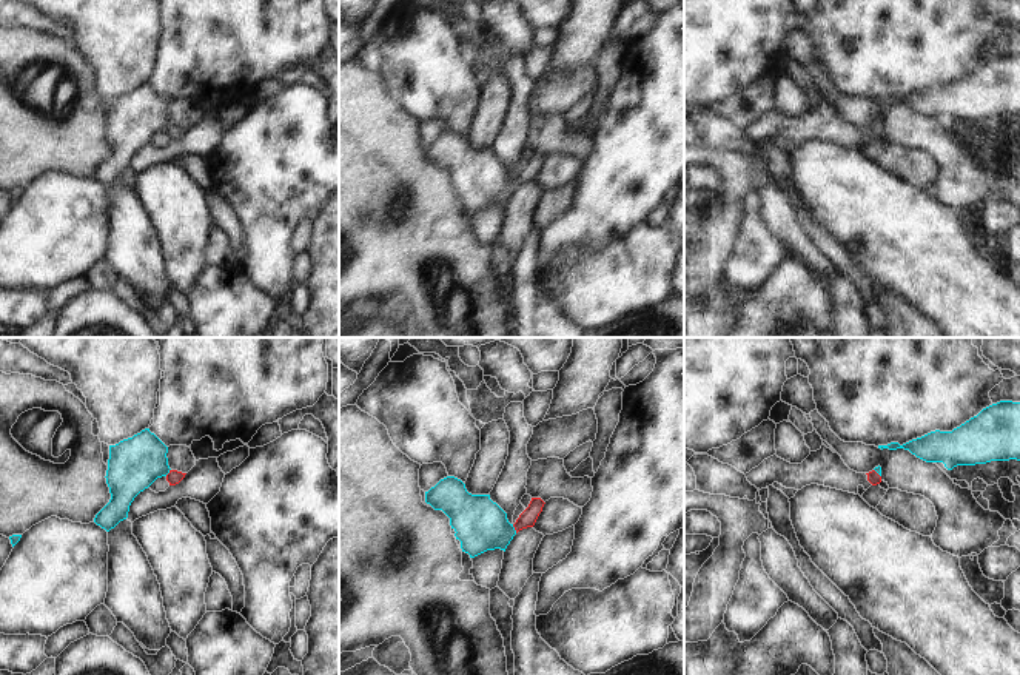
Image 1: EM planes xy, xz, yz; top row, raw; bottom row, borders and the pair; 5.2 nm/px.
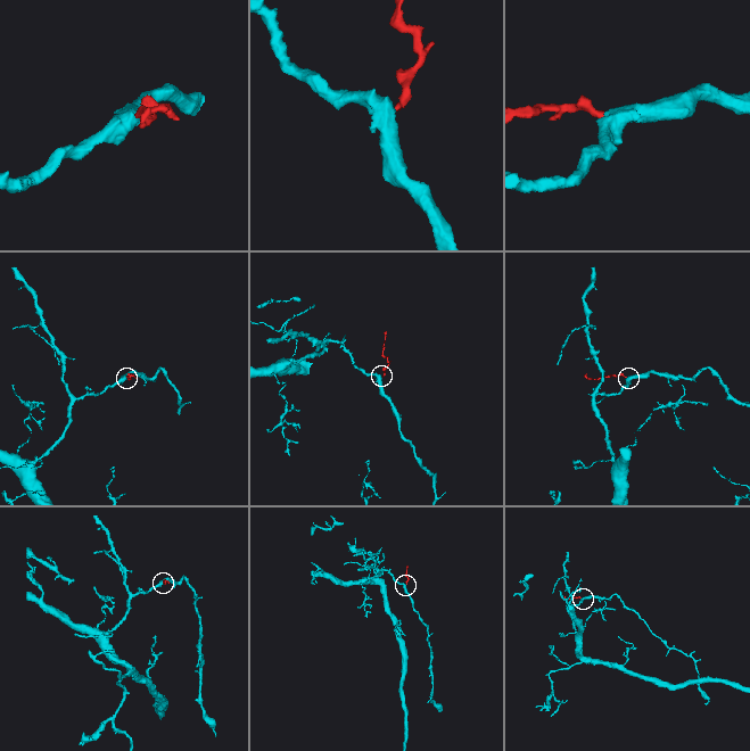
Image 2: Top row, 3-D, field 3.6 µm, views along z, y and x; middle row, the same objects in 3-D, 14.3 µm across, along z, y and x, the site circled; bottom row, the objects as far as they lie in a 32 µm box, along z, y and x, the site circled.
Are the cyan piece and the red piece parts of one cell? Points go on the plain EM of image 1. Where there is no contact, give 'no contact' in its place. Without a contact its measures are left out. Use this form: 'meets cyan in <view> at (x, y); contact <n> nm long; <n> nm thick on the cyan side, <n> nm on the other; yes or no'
meets cyan in xz at (513, 184); contact 50 nm long; 280 nm thick on the cyan side, 90 nm on the other; yes

